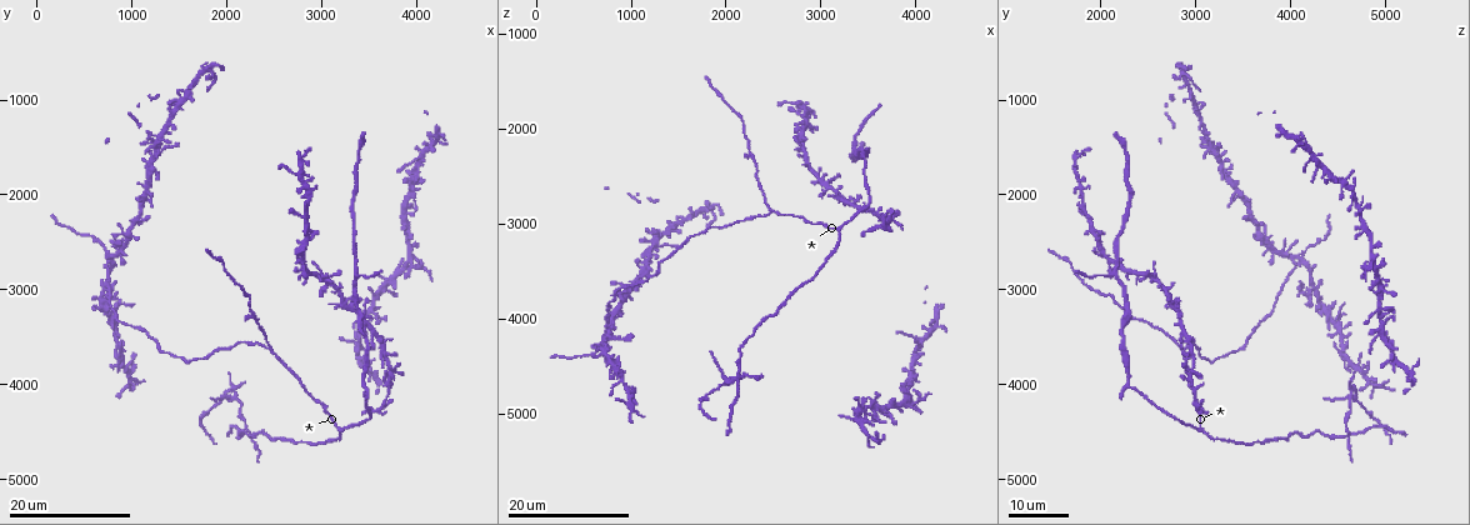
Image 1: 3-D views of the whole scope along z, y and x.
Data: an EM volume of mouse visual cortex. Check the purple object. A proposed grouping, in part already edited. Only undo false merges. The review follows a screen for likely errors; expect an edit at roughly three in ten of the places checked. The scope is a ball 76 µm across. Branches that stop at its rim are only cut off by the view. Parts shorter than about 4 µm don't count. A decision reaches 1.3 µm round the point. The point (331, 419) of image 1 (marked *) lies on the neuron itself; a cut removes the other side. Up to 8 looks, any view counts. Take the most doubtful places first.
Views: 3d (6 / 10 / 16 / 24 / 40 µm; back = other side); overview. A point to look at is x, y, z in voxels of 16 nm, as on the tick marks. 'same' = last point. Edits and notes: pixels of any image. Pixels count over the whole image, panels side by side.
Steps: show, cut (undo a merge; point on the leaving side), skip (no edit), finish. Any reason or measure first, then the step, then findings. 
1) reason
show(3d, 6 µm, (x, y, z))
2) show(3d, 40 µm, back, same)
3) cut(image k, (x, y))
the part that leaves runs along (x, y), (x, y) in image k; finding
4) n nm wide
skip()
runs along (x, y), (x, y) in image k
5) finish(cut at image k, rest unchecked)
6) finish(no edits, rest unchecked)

thin arm on a thick one
show(3d, 16 µm, (1280, 1380, 3120))

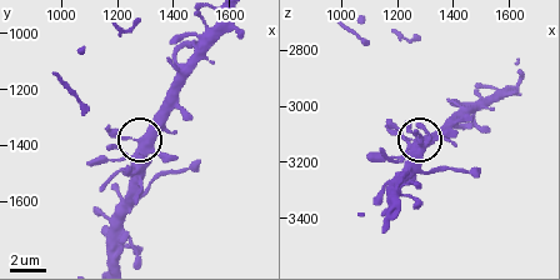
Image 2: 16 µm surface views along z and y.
zoom in
show(3d, 10 µm, same)

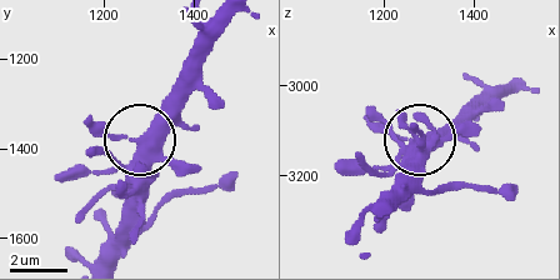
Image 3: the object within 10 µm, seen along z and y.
360 nm wide
skip()
continuous, no second neuron

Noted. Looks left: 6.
thin arm on a thick one
show(3d, 16 µm, (4040, 1600, 4240))

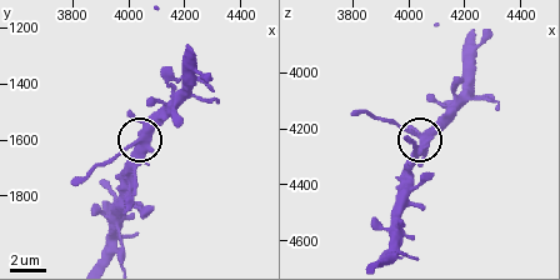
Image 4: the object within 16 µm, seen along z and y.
show(3d, 6 µm, (4030, 1600, 4220))

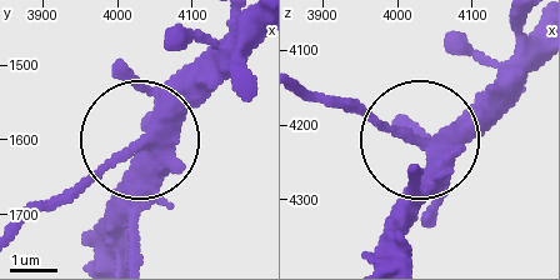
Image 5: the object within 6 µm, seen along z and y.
side arm 5 µm; 5 arms
skip()
all the same neuron

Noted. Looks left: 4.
thin arm on a thick one
show(3d, 24 µm, (3960, 2660, 4900))

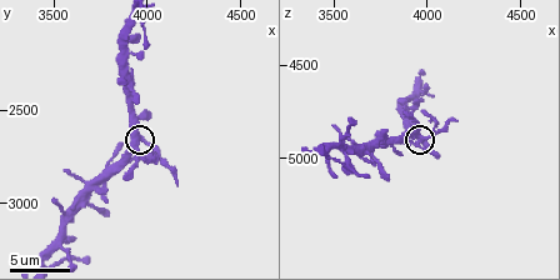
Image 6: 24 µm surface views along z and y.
show(3d, 6 µm, (3940, 2660, 4880))

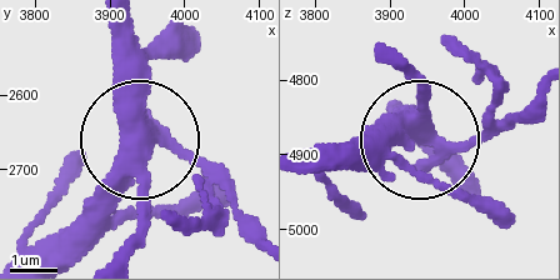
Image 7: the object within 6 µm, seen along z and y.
cut(image 7, (221, 175))
the part that leaves runs along (169, 140), (249, 233) in image 7; two neurons meet here

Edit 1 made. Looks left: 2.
finish(cut at image 7, rest unchecked)

